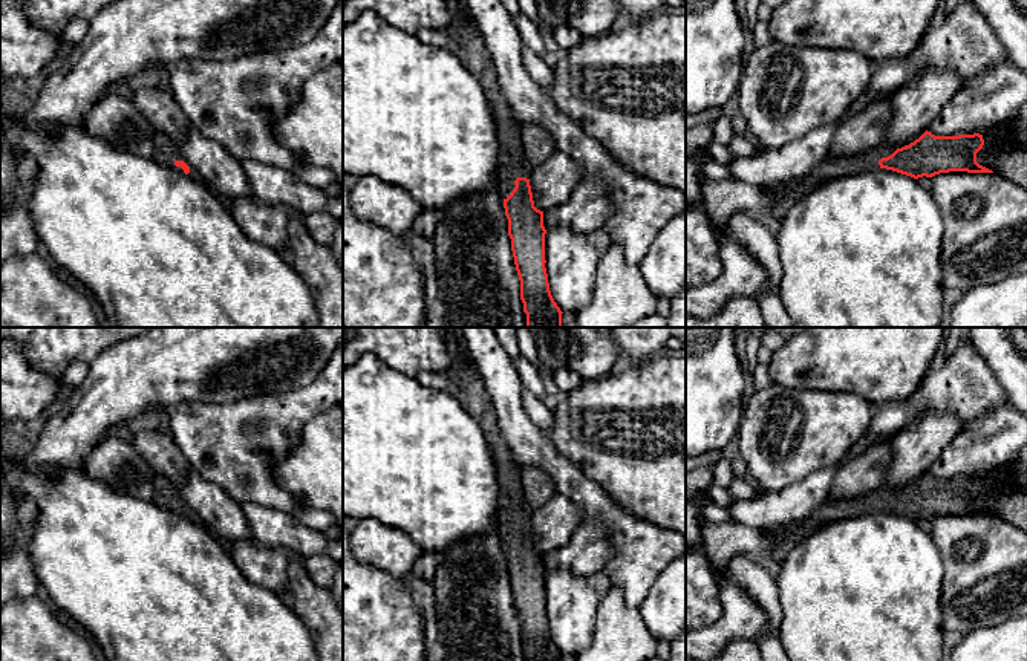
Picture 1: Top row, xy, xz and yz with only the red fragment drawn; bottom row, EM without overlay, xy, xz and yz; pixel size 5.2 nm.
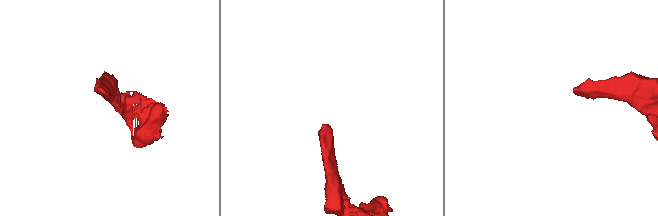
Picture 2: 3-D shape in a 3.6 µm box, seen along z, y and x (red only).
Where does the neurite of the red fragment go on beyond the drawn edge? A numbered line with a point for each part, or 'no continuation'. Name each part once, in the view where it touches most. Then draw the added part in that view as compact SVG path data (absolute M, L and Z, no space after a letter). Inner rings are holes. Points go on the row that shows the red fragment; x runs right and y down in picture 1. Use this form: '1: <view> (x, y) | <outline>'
1: xy (166, 152) | M158 133L155 136L153 142L155 142L153 159L156 162L184 173L184 170L181 167L174 165L176 161L184 161L190 167L188 174L193 177L199 177L197 171L185 161L181 148L178 145L174 145L168 138Z

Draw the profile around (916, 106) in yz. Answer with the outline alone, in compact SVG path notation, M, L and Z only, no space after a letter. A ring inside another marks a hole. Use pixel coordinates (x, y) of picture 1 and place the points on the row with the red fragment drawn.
M949 67L928 69L892 96L892 118L883 144L901 148L918 139L954 96L960 78Z

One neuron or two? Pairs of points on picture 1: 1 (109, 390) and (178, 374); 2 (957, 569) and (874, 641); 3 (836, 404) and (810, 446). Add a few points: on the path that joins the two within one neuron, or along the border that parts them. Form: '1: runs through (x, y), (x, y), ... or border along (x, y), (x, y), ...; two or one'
1: runs through (126, 380), (141, 374), (161, 374); one
2: border along (935, 547), (943, 566), (943, 618); two
3: runs through (834, 415), (815, 435); one

